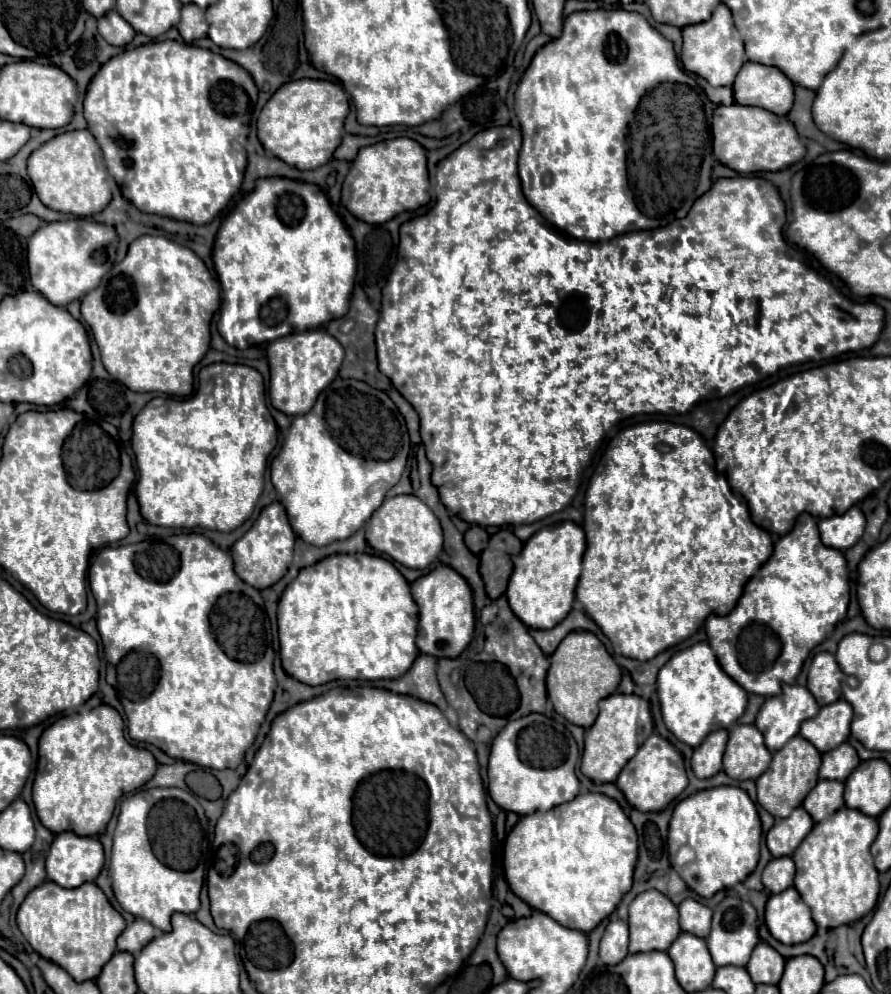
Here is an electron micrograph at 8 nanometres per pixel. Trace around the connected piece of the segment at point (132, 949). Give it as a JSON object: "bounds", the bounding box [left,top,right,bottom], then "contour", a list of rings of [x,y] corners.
{"bounds":[118,919,156,953],"contour":[[[136,919],[134,923],[130,923],[124,933],[118,937],[118,951],[126,951],[126,953],[140,953],[140,949],[144,949],[144,945],[148,945],[148,941],[152,941],[156,937],[156,929],[144,921],[144,919]]]}

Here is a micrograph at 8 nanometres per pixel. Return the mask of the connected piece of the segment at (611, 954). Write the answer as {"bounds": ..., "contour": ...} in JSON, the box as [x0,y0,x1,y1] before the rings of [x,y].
{"bounds":[600,919,628,965],"contour":[[[620,919],[608,923],[600,941],[600,959],[604,965],[618,965],[628,955],[628,925]]]}

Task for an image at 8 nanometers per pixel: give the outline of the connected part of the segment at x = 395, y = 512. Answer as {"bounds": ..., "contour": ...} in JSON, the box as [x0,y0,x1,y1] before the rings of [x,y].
{"bounds":[366,495,442,569],"contour":[[[416,495],[388,497],[380,509],[370,517],[366,527],[366,541],[372,549],[388,555],[408,569],[426,569],[442,551],[442,527],[428,505]]]}

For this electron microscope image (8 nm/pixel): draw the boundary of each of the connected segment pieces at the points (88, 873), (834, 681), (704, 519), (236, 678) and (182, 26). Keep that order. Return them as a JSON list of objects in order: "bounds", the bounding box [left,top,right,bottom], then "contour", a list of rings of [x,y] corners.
[{"bounds":[46,833,104,887],"contour":[[[58,833],[46,857],[48,879],[60,887],[80,887],[94,881],[104,865],[104,849],[96,837]]]},{"bounds":[808,653,844,707],"contour":[[[818,653],[812,659],[810,671],[808,671],[808,689],[820,707],[840,699],[842,679],[844,679],[844,673],[840,673],[840,667],[836,665],[836,659],[832,653]]]},{"bounds":[576,421,774,661],"contour":[[[652,421],[652,423],[640,423],[634,427],[628,427],[622,433],[618,433],[616,439],[612,439],[612,443],[610,443],[608,451],[604,453],[604,457],[596,469],[596,475],[586,491],[584,533],[586,533],[588,549],[586,549],[584,561],[582,561],[582,575],[580,575],[580,581],[576,587],[576,599],[584,605],[586,613],[594,619],[594,623],[600,625],[602,633],[610,639],[616,655],[624,655],[624,657],[638,659],[638,661],[654,659],[664,649],[678,645],[680,641],[694,635],[700,629],[700,625],[706,621],[708,615],[728,615],[734,609],[734,605],[738,603],[738,599],[744,591],[744,585],[768,561],[768,557],[772,555],[772,549],[774,549],[770,533],[755,525],[749,514],[747,504],[733,493],[726,477],[716,471],[716,459],[696,431],[692,431],[684,425]]]},{"bounds":[88,533,276,769],"contour":[[[200,533],[172,535],[166,539],[140,541],[140,543],[124,545],[124,547],[104,547],[96,555],[94,563],[90,565],[88,579],[90,579],[92,595],[96,597],[98,608],[95,619],[102,643],[104,643],[104,651],[106,651],[104,657],[110,665],[116,667],[118,695],[120,695],[120,701],[122,701],[122,707],[124,707],[124,713],[128,719],[130,737],[140,743],[150,743],[174,759],[182,759],[182,761],[196,763],[196,765],[210,767],[210,769],[236,769],[242,763],[246,749],[254,743],[262,721],[266,719],[266,711],[270,709],[270,703],[274,699],[276,679],[274,679],[274,671],[272,671],[272,661],[274,661],[272,633],[270,633],[270,621],[268,621],[268,615],[264,609],[264,601],[254,587],[246,585],[244,581],[240,581],[240,577],[236,577],[230,553],[220,549],[208,537],[204,537]]]},{"bounds":[178,5,208,43],"contour":[[[184,5],[182,7],[182,19],[178,23],[178,31],[186,43],[192,43],[196,39],[206,37],[208,23],[204,19],[204,11],[196,5]]]}]

